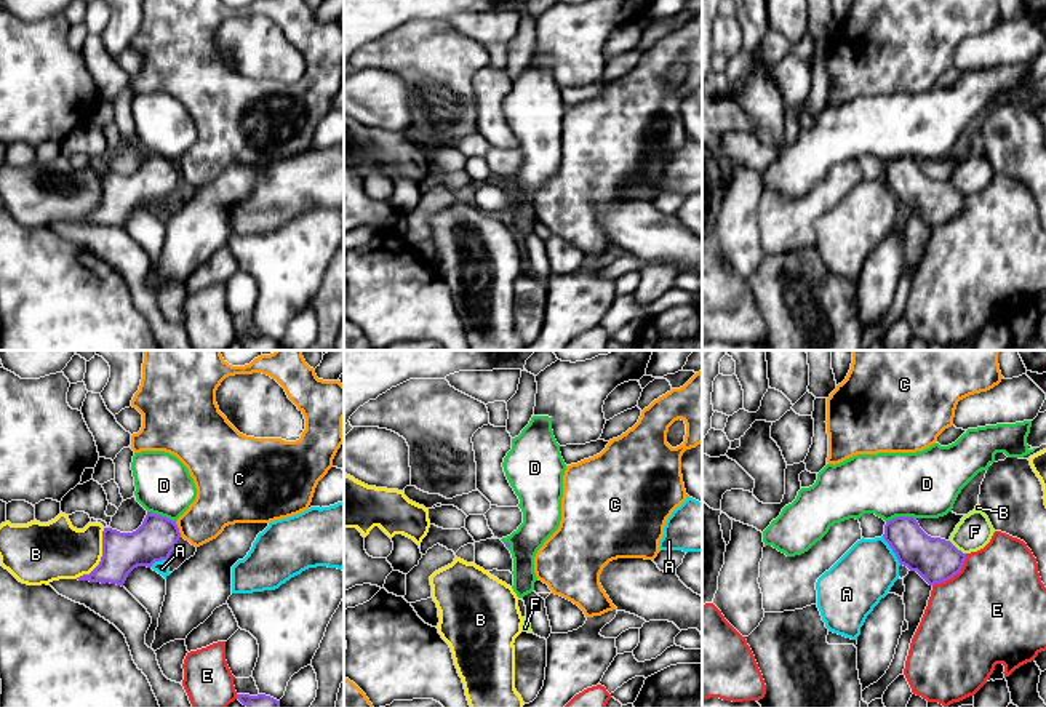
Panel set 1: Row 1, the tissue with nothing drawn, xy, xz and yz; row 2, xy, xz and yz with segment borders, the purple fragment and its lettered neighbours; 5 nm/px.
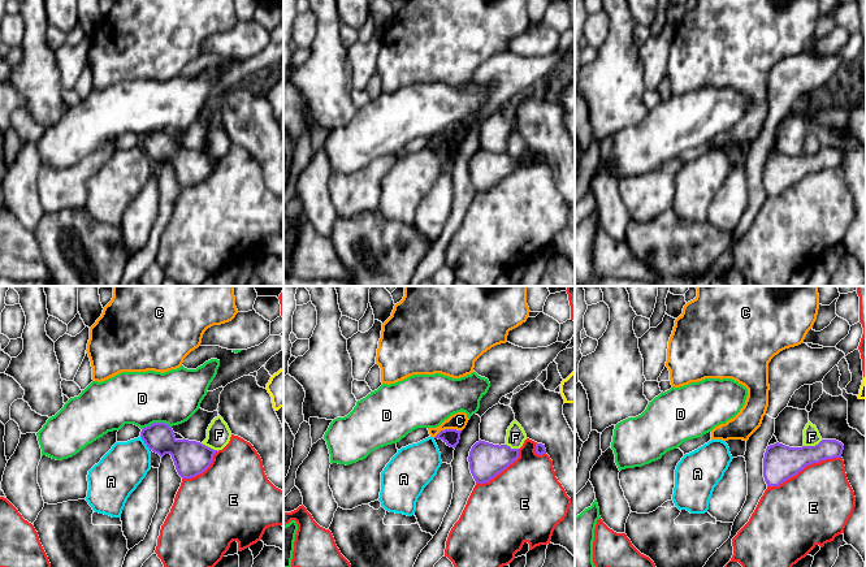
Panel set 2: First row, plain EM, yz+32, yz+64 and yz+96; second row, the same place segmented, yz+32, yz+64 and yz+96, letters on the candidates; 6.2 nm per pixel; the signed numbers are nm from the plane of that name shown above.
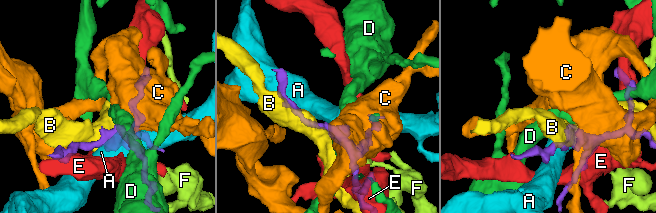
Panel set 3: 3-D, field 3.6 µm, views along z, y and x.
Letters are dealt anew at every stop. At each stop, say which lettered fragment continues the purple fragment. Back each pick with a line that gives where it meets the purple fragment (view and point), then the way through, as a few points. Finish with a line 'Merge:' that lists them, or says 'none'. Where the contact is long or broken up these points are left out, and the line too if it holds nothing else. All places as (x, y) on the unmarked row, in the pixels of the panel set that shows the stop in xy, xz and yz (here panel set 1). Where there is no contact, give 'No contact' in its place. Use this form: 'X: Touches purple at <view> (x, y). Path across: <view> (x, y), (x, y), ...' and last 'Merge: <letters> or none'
Merge: none

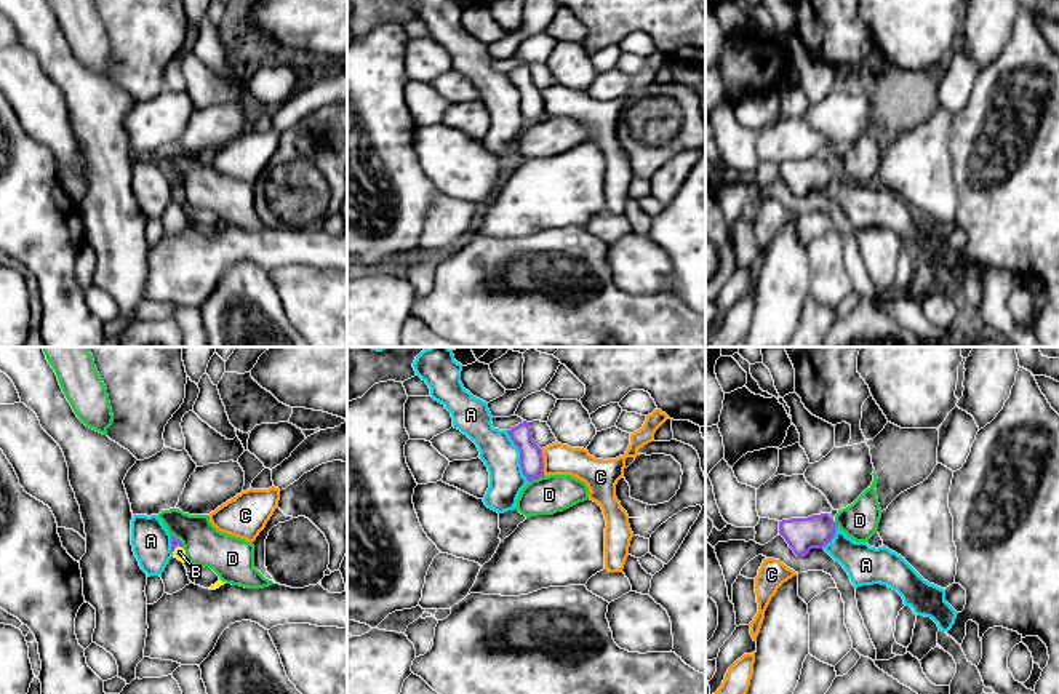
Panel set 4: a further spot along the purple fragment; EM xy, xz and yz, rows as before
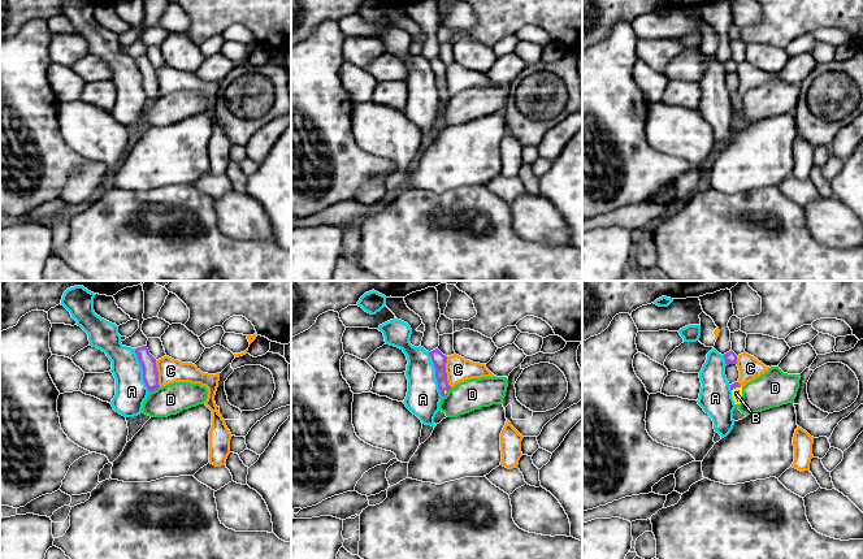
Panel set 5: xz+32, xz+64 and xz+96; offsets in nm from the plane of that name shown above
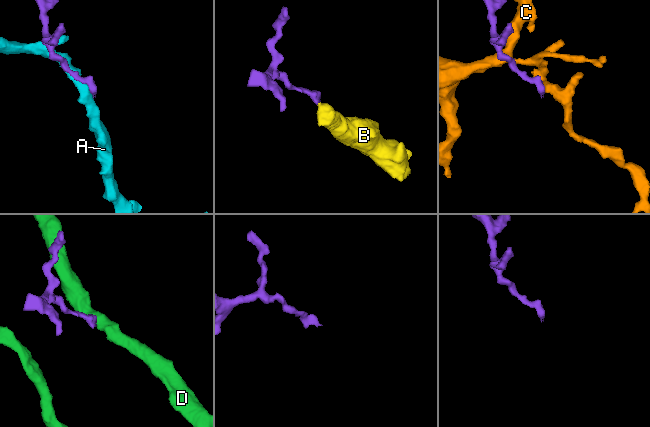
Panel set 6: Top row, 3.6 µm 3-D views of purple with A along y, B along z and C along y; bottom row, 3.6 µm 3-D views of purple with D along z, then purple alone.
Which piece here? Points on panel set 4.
B: Touches purple at xy (176, 187). Path across: xy (175, 184), (176, 187), (179, 194)
Merge: B

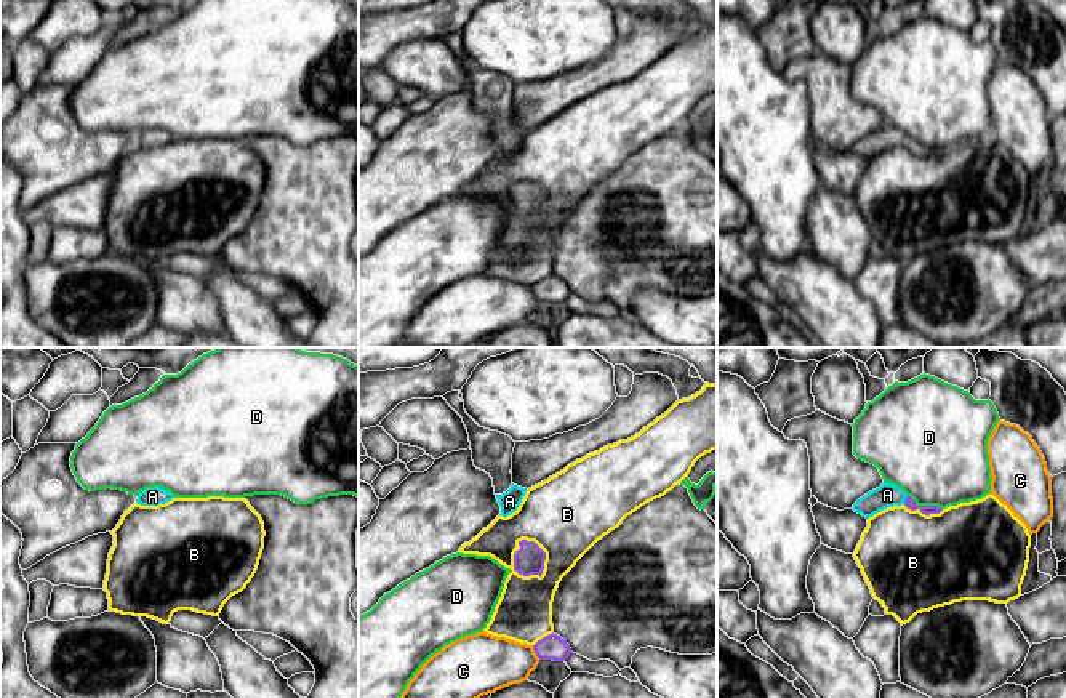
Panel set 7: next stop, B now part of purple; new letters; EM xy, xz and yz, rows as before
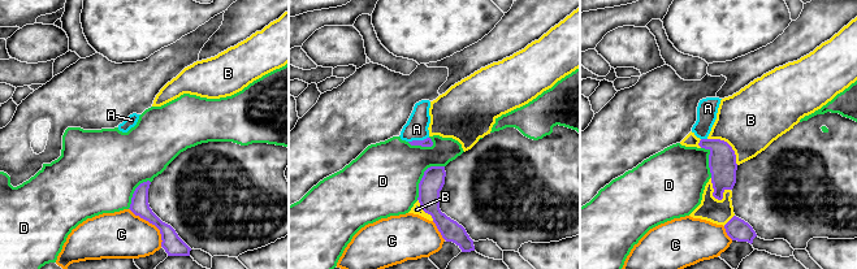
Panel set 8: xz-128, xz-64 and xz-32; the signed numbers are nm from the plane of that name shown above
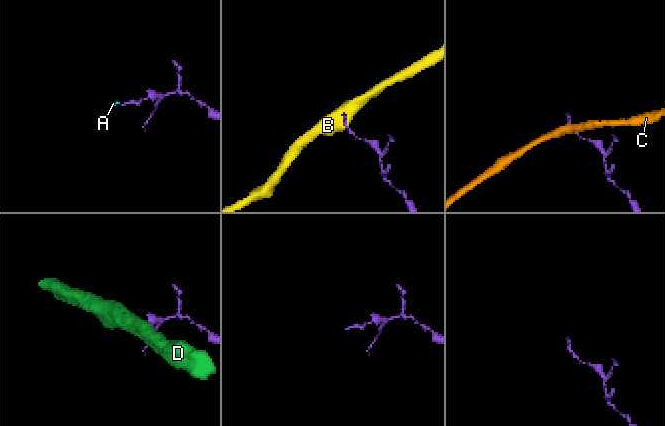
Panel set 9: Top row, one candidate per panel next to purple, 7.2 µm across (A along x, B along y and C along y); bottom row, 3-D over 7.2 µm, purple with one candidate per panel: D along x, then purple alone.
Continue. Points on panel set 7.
A: Touches purple at yz (905, 141). Path across: yz (909, 144), (905, 141), (887, 136)
Merge: A

